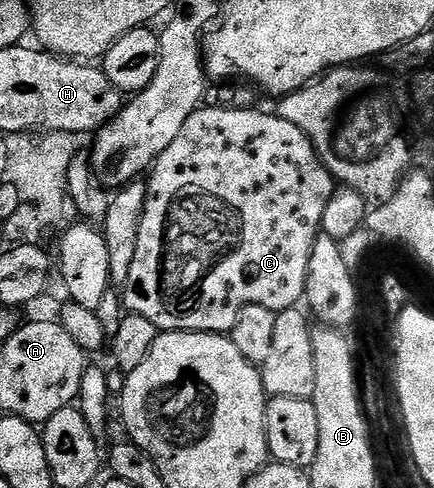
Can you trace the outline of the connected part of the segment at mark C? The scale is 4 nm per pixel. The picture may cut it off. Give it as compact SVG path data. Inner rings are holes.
M202 106L195 113L191 113L191 117L187 117L187 121L183 125L183 129L179 129L179 137L175 137L175 141L171 141L171 145L167 145L167 149L153 164L147 175L146 189L146 207L143 209L142 225L139 229L138 245L135 250L135 259L131 264L130 276L123 286L123 307L126 312L138 315L139 317L147 317L147 321L151 321L161 331L212 331L214 333L232 332L235 321L239 317L239 313L247 305L263 305L263 309L271 309L272 311L285 311L288 307L297 307L302 300L305 299L305 286L307 285L307 269L311 261L311 249L317 236L322 234L321 222L323 221L323 212L327 210L327 201L331 201L335 190L335 180L333 175L323 165L323 161L319 157L319 153L315 149L315 145L307 137L307 133L303 133L303 129L299 129L299 125L291 125L291 121L281 118L280 114L273 113L268 115L265 111L236 111L233 107L208 107Z

